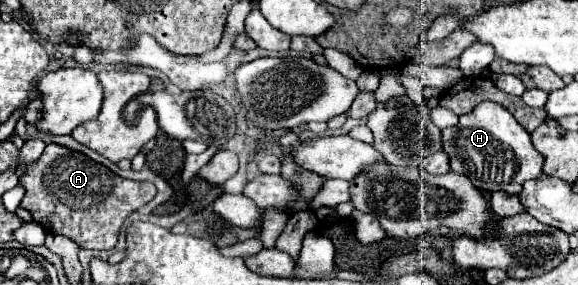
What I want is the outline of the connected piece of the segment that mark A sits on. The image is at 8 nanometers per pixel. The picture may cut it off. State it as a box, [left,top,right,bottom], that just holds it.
[20,143,154,249]

